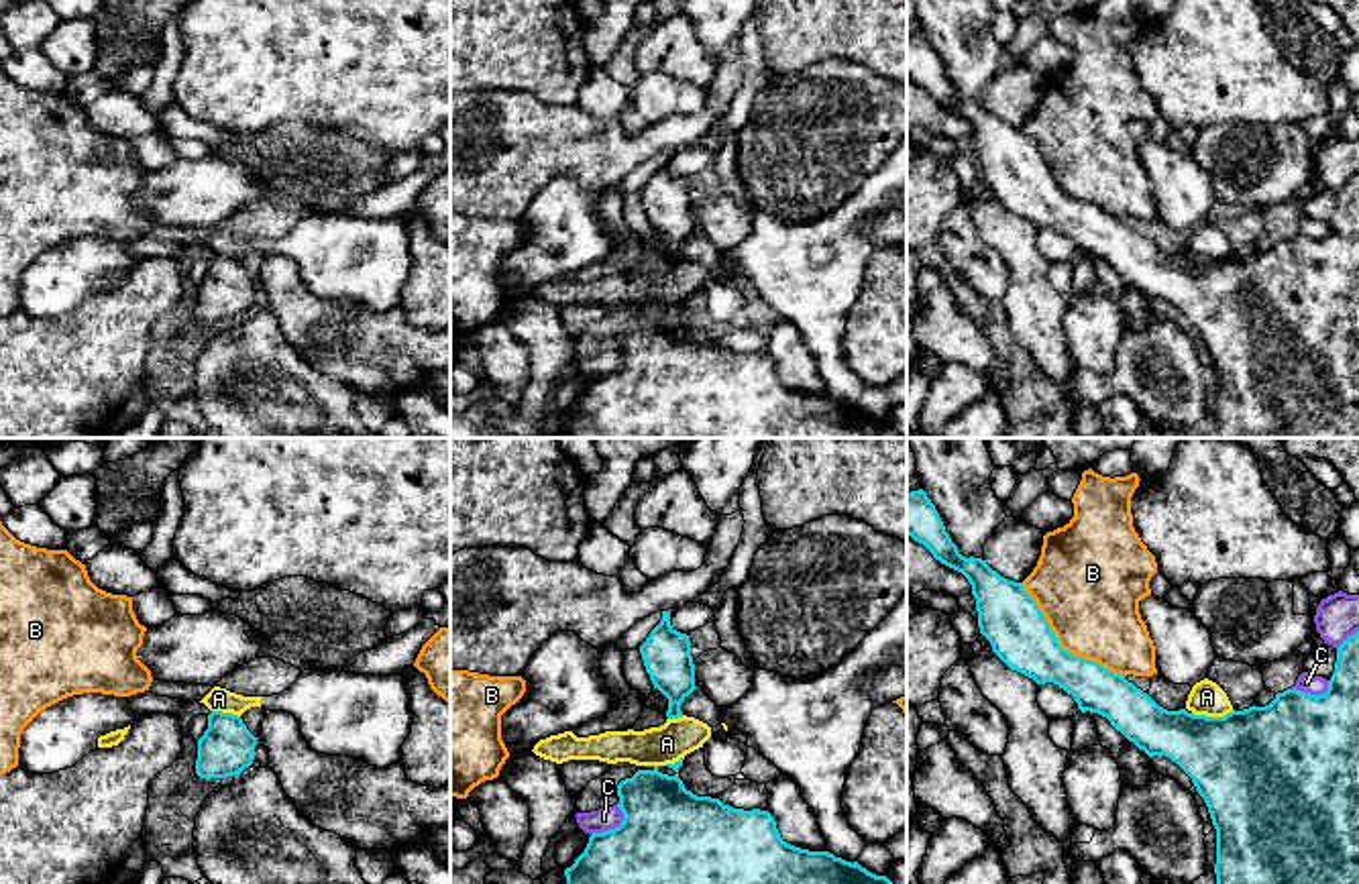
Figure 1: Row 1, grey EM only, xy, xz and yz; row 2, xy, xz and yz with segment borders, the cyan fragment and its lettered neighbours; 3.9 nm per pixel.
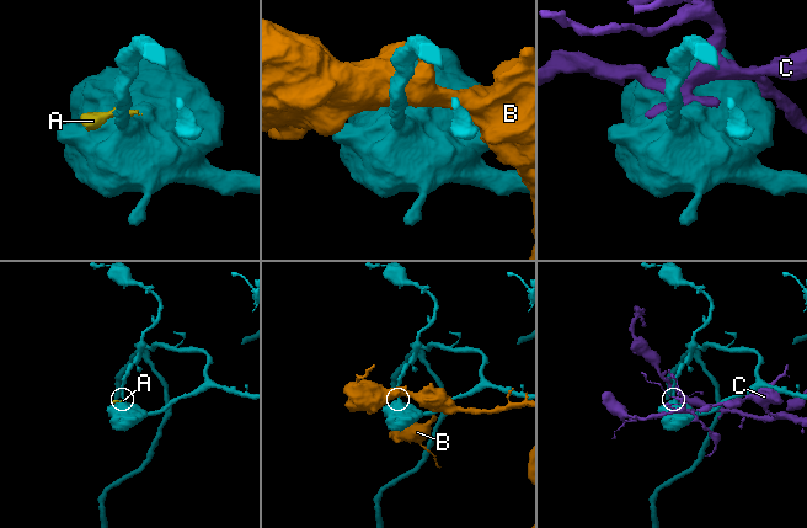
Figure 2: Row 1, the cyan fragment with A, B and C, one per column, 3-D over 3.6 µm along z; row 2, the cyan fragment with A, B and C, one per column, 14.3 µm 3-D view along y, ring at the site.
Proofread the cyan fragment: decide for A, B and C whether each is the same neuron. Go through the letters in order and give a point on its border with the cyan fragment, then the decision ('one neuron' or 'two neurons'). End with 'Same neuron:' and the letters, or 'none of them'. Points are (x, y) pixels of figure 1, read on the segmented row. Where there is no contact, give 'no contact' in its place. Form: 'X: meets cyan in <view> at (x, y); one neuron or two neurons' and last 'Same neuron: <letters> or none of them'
A: meets cyan in yz at (1213, 717); two neurons
B: meets cyan in yz at (1060, 646); two neurons
C: meets cyan in xz at (616, 827); two neurons
Same neuron: none of them

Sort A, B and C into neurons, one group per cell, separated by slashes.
A / B / C

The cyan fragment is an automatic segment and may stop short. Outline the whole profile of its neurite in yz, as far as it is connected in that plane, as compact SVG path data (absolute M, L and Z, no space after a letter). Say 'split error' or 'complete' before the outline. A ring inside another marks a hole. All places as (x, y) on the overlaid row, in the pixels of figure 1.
complete | M923 489L907 493L907 534L923 544L935 560L968 578L976 599L980 633L1011 670L1033 678L1037 684L1057 684L1074 697L1082 713L1106 717L1149 758L1165 756L1192 778L1216 829L1216 884L1359 884L1359 631L1337 648L1335 672L1324 695L1288 688L1265 707L1233 709L1225 717L1194 715L1186 709L1167 711L1125 676L1064 650L1021 583L1000 576L982 558L960 554Z

